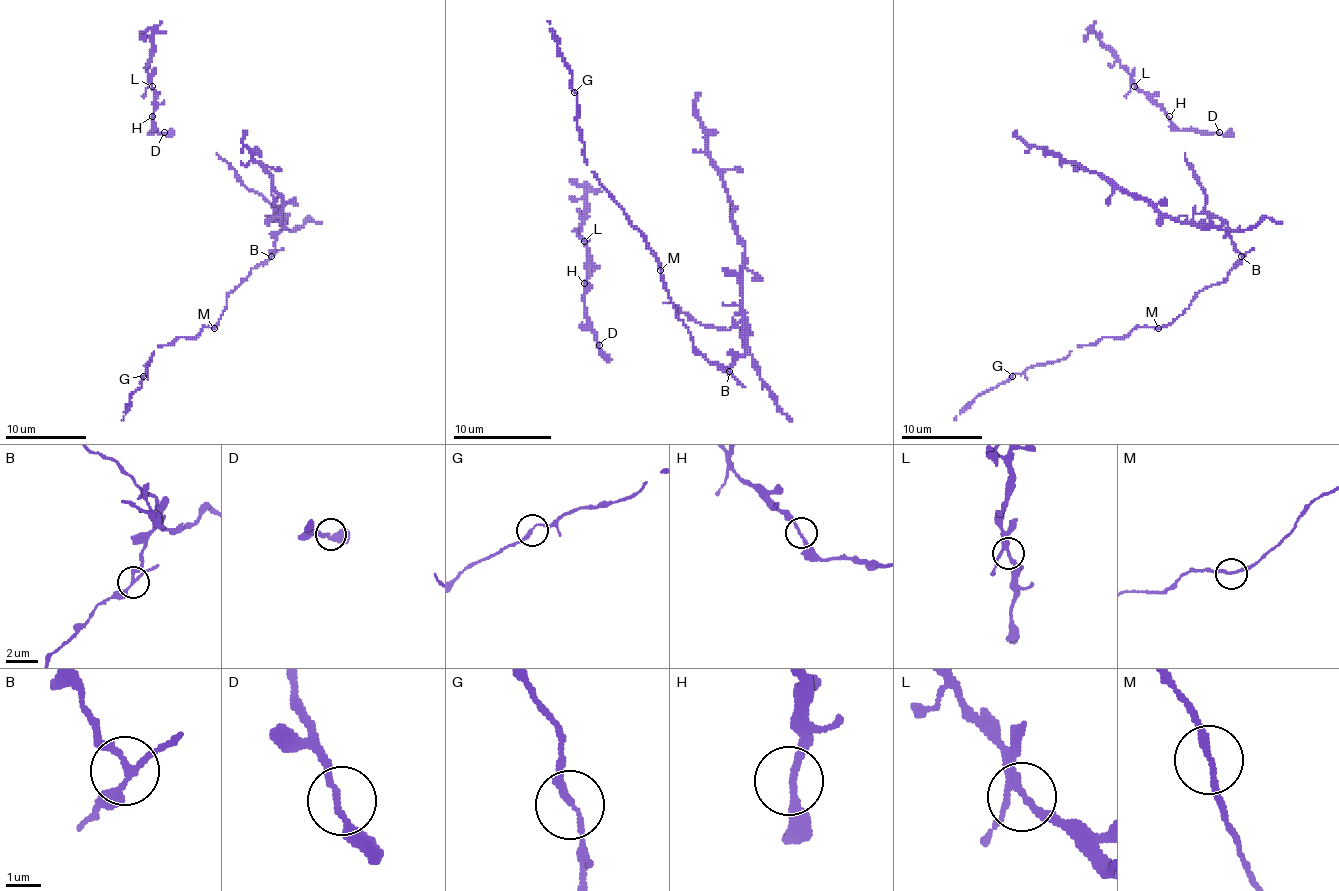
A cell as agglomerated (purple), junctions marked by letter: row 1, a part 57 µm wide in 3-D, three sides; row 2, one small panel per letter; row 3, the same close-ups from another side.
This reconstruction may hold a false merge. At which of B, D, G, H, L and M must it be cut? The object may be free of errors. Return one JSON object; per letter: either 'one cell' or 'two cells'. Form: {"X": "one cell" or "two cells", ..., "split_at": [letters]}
{"B": "two cells", "D": "one cell", "G": "one cell", "H": "one cell", "L": "one cell", "M": "one cell", "split_at": ["B"]}

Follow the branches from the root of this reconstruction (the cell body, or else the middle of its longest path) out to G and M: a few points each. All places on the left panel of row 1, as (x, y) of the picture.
G: (269, 254), (229, 294), (214, 327), (160, 345), (144, 375)
M: (269, 254), (269, 258), (257, 264), (229, 294), (227, 307), (214, 329)

